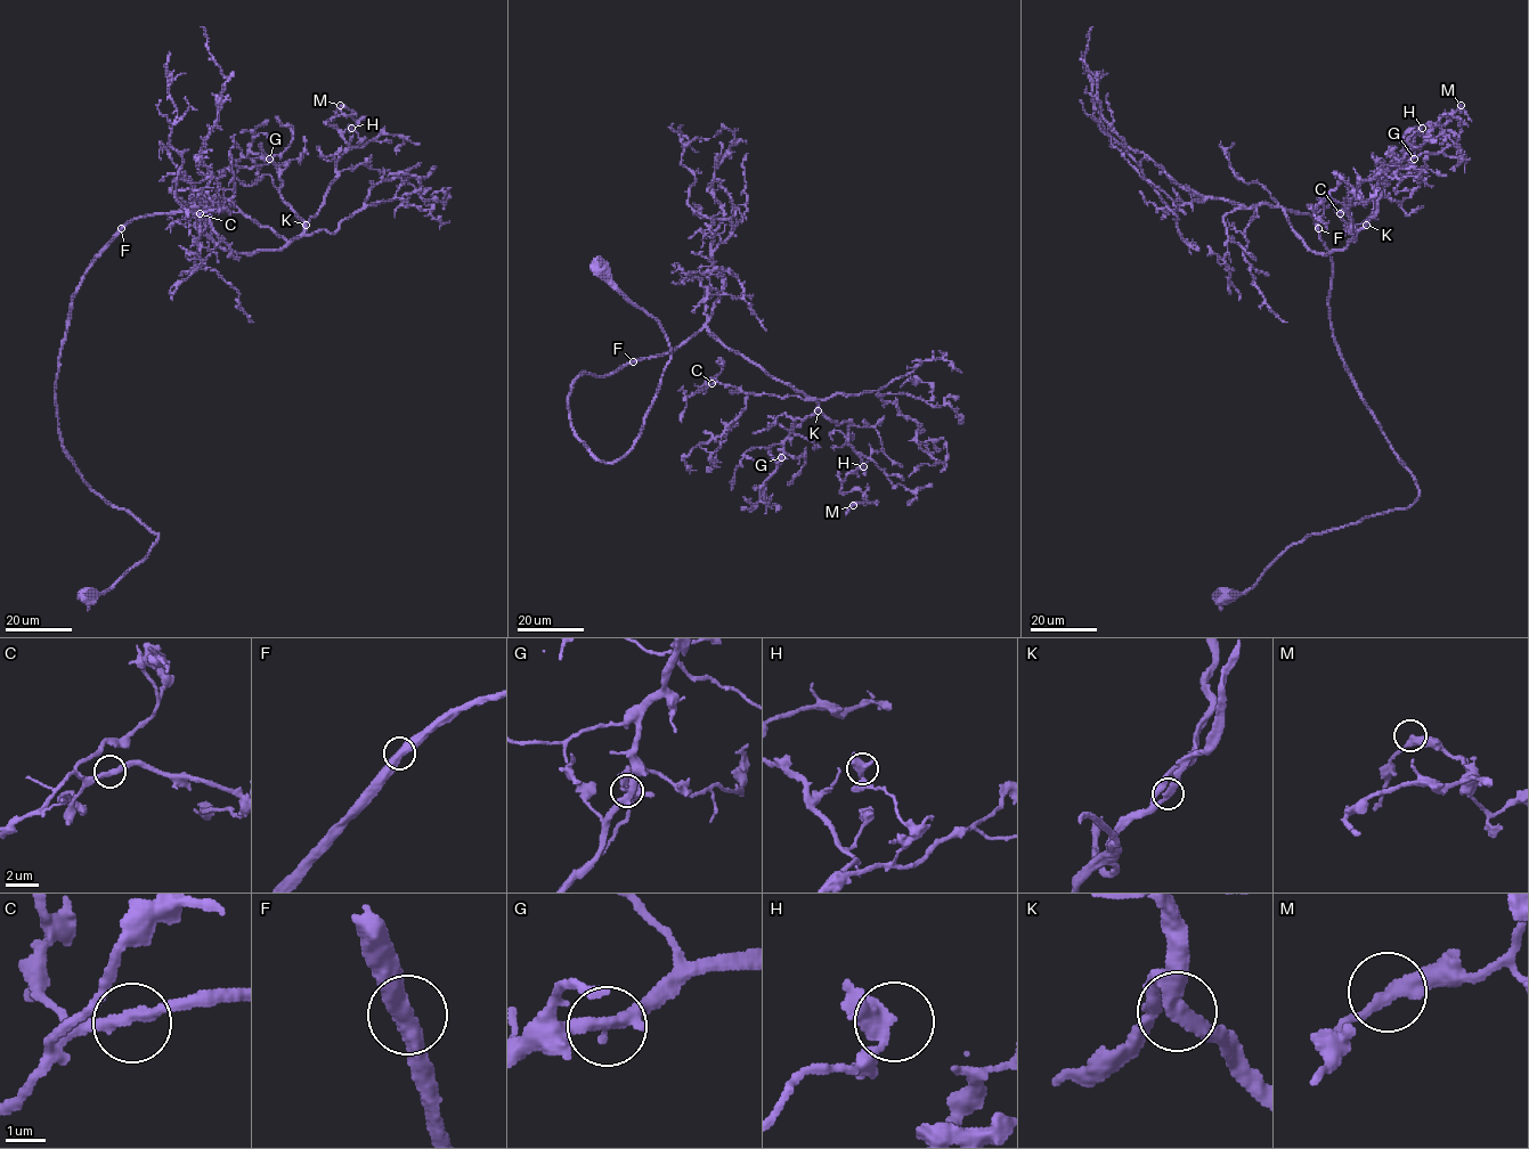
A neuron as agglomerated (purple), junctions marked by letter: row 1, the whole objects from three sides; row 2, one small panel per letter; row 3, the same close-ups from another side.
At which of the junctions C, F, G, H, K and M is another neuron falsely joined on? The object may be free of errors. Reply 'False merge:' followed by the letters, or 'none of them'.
False merge: none of them

